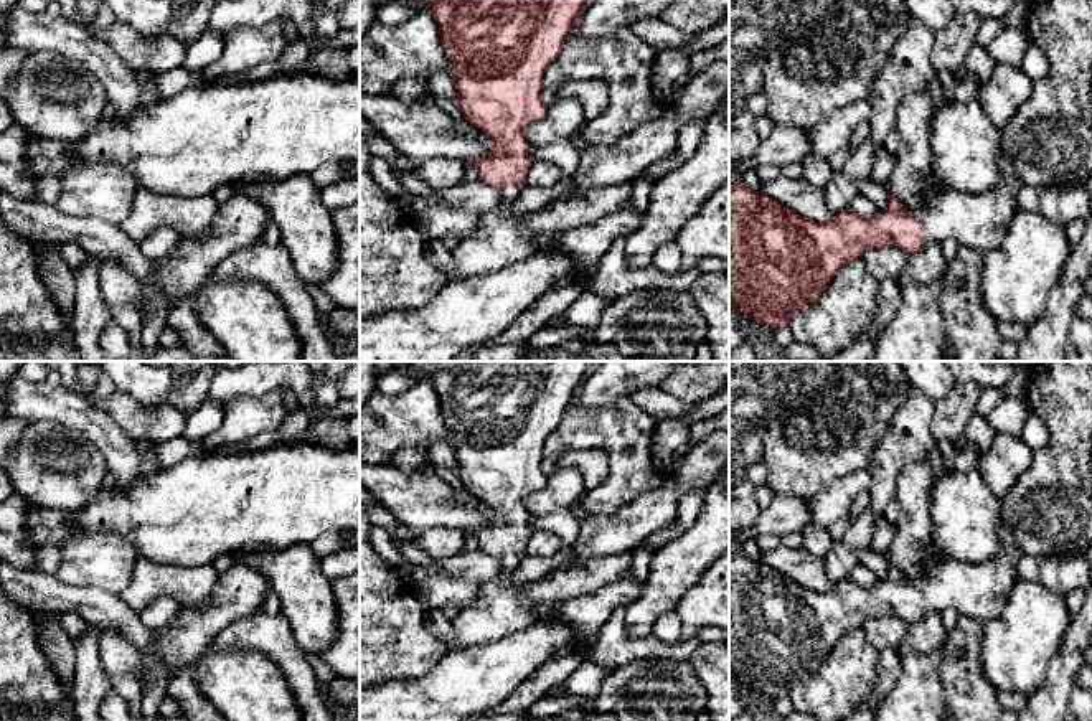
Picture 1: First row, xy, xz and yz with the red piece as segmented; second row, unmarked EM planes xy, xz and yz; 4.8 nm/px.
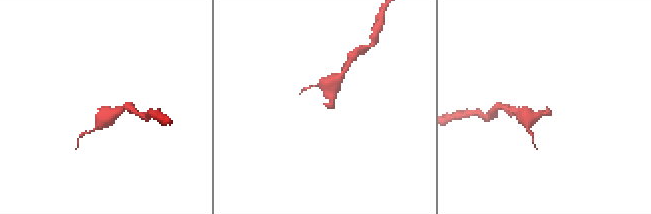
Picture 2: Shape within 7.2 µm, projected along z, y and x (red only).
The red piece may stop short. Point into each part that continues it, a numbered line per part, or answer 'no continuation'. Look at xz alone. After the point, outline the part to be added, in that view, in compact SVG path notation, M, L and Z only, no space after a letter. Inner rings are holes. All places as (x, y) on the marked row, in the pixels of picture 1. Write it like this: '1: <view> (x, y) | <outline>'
1: xz (498, 240) | M505 188L501 201L482 213L475 229L457 243L452 267L445 272L449 280L495 272L534 251L538 238L525 231L525 213L511 210L520 190Z

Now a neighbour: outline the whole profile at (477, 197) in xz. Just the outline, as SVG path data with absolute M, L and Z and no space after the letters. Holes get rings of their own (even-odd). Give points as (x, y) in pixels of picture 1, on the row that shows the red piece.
M473 180L447 190L434 190L427 195L406 191L394 196L394 200L411 216L431 206L485 213L501 201L501 195L503 190L493 188L482 180Z

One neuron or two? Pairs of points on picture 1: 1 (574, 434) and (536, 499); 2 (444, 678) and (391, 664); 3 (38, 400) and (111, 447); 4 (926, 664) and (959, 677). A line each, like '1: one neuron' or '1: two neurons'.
1: two neurons
2: two neurons
3: one neuron
4: two neurons

